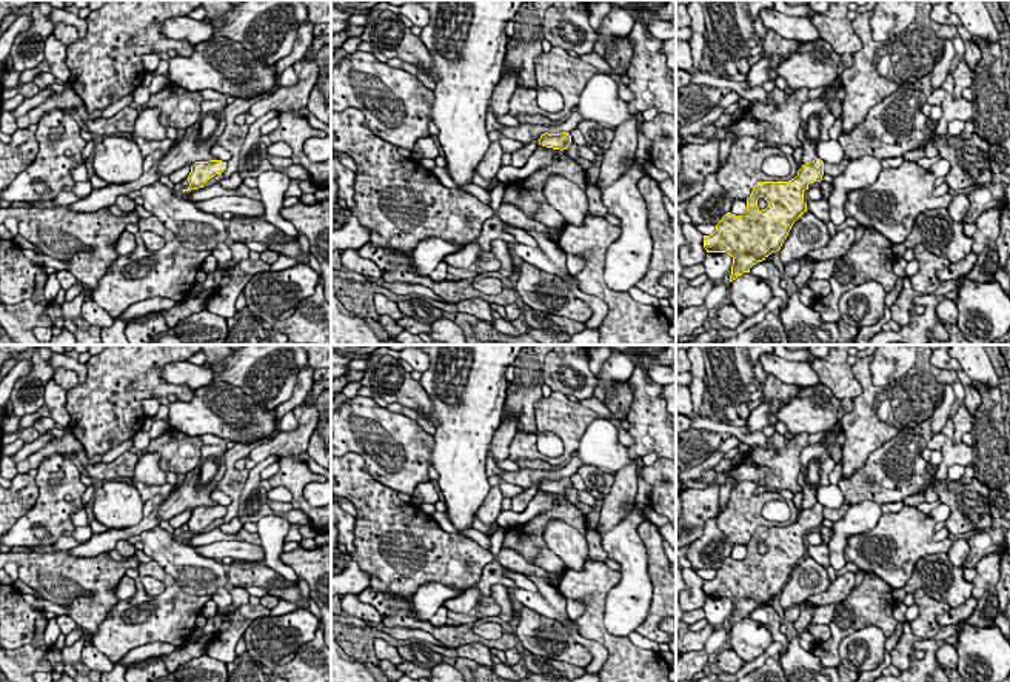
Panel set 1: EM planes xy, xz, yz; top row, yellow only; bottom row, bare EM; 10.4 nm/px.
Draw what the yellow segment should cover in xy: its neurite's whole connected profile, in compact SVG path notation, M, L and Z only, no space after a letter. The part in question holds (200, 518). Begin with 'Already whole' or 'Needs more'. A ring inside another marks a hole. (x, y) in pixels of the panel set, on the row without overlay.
Already whole. M209 505L209 506L196 506L191 511L191 517L188 520L189 531L185 536L203 533L203 530L214 522L216 519L222 519L226 514L226 506L222 505Z

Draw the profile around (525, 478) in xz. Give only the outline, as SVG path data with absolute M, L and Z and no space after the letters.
M573 454L568 465L559 471L519 468L517 471L505 471L500 477L507 483L513 483L513 485L517 485L517 486L522 486L523 490L527 490L530 486L539 486L540 480L545 477L548 477L548 479L568 477L570 479L573 474L576 474L576 471L580 465L582 465L582 462L579 460L577 454Z

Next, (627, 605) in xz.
M636 502L624 508L627 514L600 539L608 559L620 565L620 582L605 599L605 628L617 637L628 637L645 622L653 597L648 554L637 534L645 513Z

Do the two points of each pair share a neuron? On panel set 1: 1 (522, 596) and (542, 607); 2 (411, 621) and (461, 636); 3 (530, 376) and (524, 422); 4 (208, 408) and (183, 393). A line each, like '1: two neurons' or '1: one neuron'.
1: one neuron
2: one neuron
3: one neuron
4: two neurons

